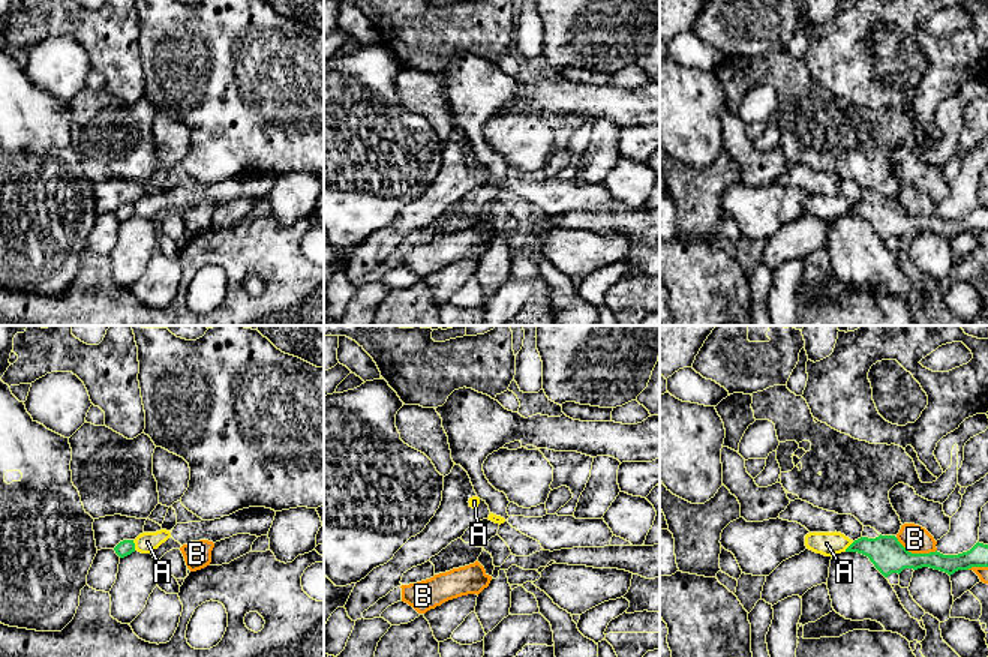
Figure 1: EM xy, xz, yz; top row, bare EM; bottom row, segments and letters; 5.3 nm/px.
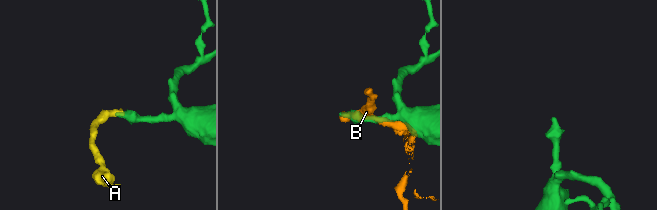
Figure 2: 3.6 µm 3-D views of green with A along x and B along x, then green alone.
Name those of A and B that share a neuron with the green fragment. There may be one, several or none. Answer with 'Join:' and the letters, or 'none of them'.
Join: none of them

